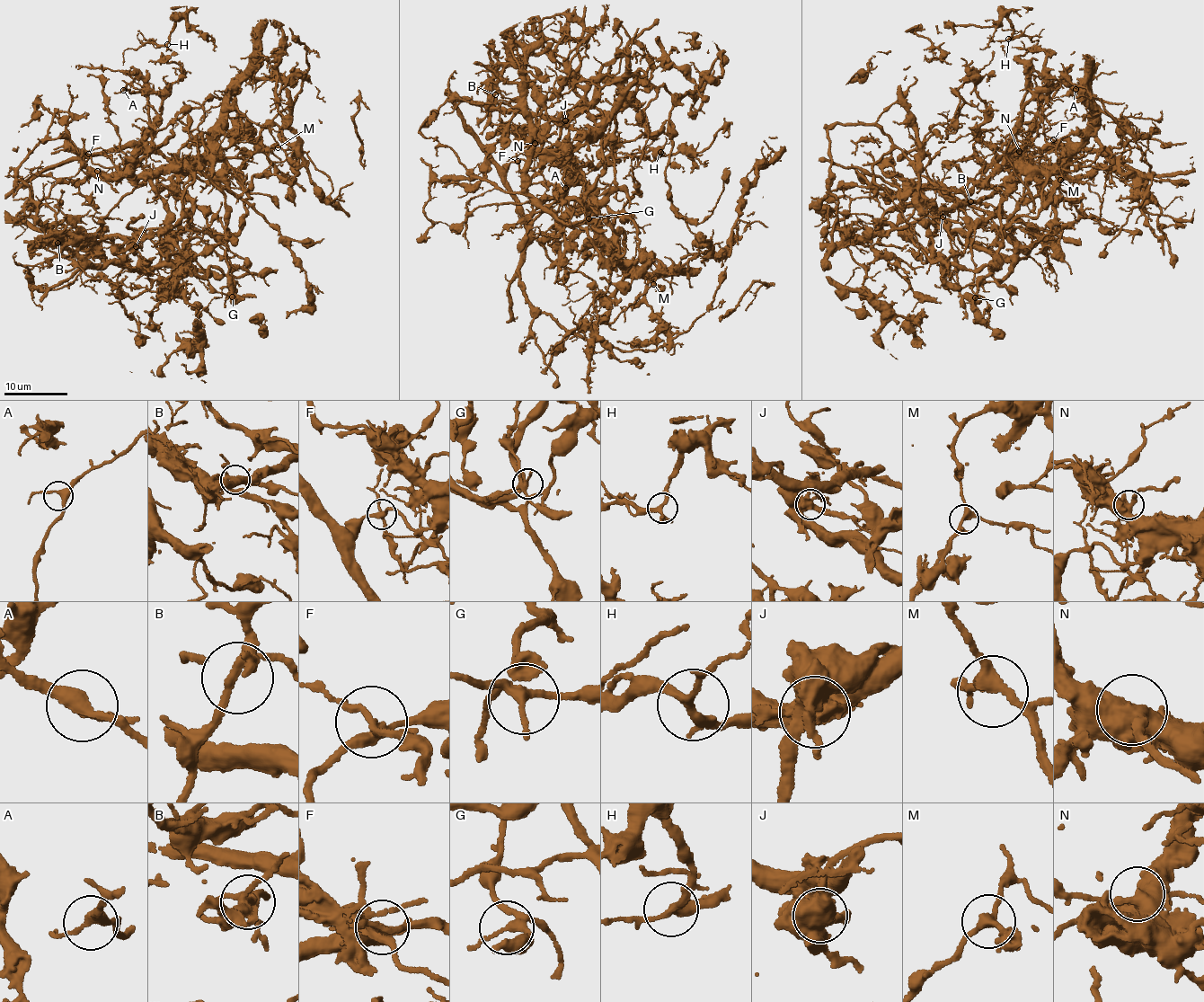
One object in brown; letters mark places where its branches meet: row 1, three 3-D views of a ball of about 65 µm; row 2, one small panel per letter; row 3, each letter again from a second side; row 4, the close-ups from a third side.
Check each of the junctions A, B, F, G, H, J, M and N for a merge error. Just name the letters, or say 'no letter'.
F, J

